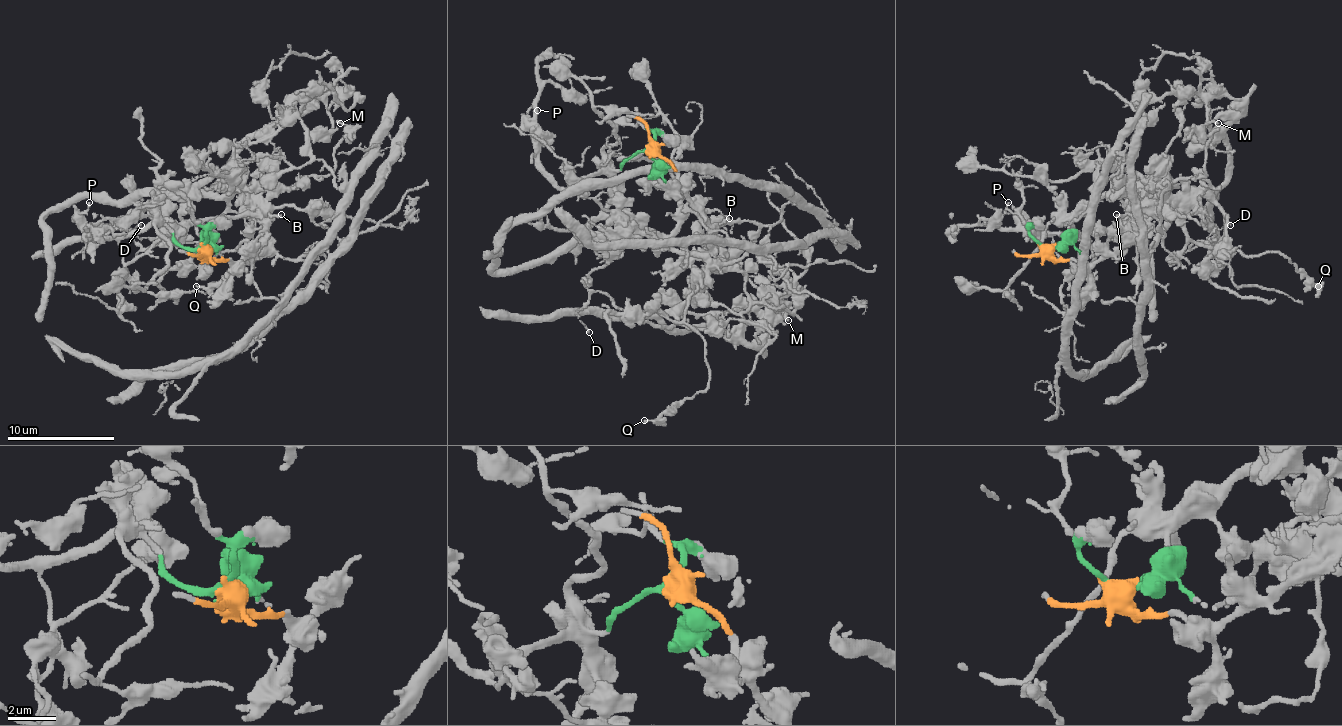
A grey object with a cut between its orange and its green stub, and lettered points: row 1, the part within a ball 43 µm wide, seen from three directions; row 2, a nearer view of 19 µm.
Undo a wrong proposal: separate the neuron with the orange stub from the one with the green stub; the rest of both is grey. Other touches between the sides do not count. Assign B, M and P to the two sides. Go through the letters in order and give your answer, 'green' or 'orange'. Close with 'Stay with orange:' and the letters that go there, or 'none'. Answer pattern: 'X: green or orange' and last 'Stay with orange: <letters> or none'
B: orange
M: green
P: green
Stay with orange: B

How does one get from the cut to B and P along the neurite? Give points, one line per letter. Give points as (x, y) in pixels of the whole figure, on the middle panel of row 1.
B: (649, 148), (673, 167), (678, 186), (716, 235), (716, 229), (729, 218)
P: (649, 151), (619, 170), (608, 167), (560, 189), (538, 159), (538, 127), (527, 113), (538, 111)

